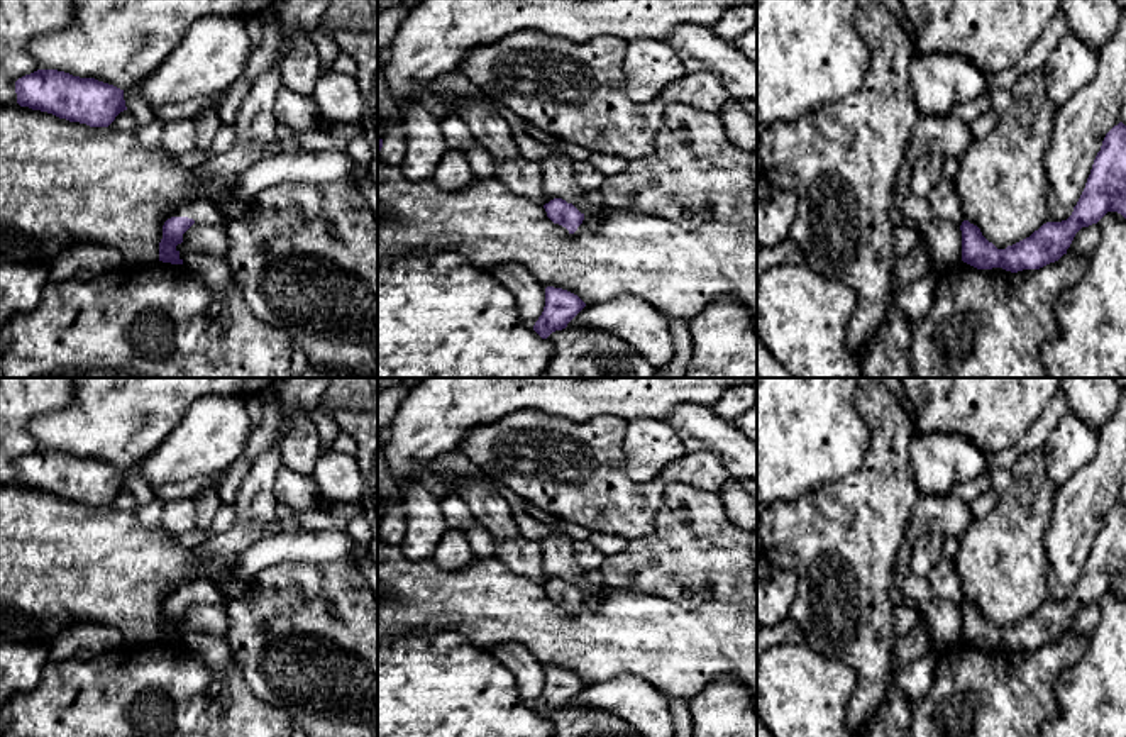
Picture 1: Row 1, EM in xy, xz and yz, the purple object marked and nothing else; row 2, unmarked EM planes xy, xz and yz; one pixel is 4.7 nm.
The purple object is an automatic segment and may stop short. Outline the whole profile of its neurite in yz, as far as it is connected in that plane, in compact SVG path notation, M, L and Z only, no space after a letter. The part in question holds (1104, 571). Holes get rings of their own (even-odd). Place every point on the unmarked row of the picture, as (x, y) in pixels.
M1119 501L1104 517L1085 568L1072 595L1062 601L1046 601L1029 617L997 629L969 600L962 610L962 640L977 649L1002 647L1011 652L1040 649L1058 640L1082 607L1097 603L1107 591L1126 598L1126 505Z

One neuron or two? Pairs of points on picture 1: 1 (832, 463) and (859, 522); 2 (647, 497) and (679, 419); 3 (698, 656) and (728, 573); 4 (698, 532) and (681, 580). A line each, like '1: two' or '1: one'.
1: two
2: two
3: two
4: one

